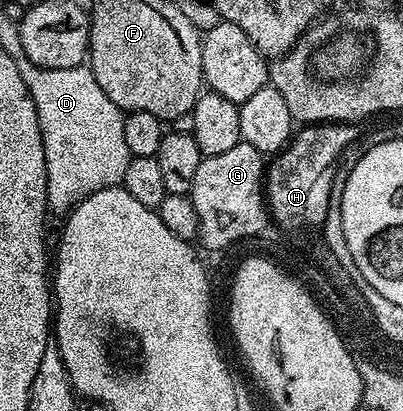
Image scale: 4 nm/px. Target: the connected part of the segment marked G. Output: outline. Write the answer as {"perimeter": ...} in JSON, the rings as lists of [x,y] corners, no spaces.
{"perimeter":[[[240,142],[233,146],[233,150],[225,150],[225,154],[204,156],[197,166],[197,174],[193,174],[193,182],[189,199],[196,208],[199,219],[198,243],[203,243],[207,248],[227,248],[238,240],[247,240],[259,231],[268,227],[263,221],[263,210],[259,203],[259,192],[265,188],[265,156],[253,146]]]}

